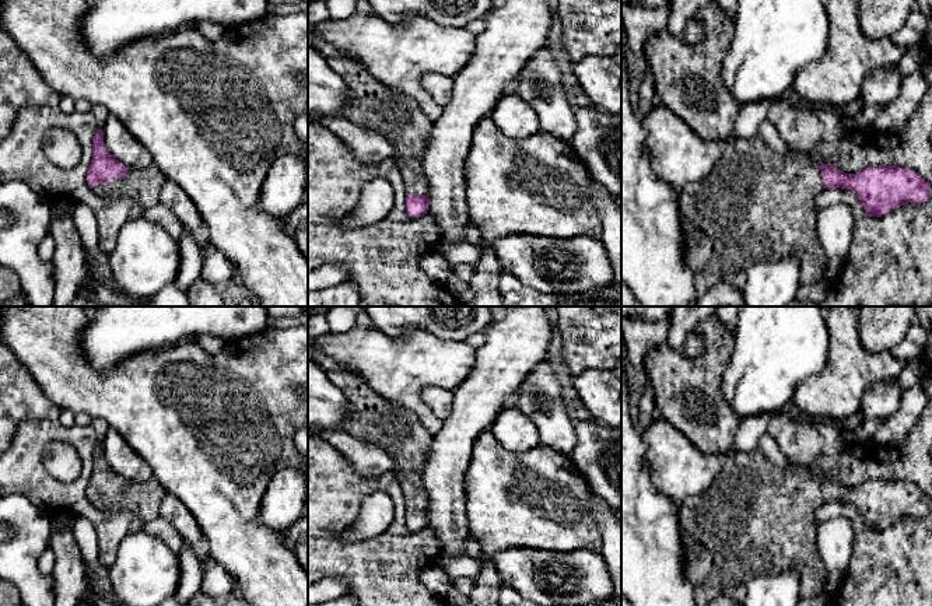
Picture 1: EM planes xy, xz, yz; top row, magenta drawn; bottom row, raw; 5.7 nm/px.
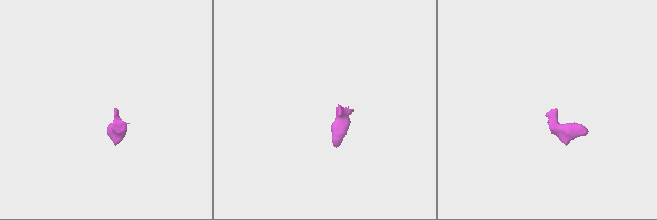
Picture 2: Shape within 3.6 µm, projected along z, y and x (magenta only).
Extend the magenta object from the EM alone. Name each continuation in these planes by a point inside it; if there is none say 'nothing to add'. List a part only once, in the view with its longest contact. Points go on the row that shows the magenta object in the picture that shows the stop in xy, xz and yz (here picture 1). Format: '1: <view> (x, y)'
1: xy (143, 185)

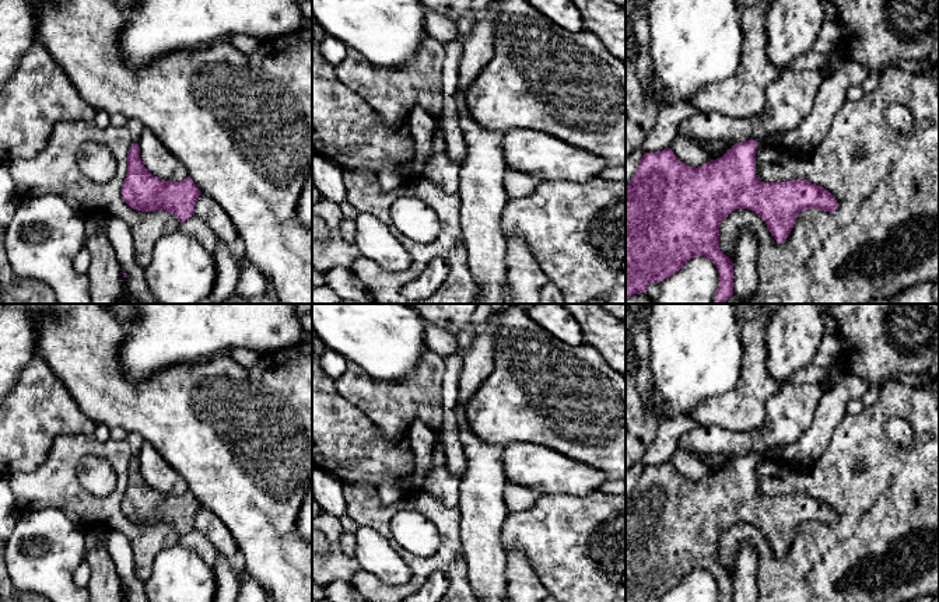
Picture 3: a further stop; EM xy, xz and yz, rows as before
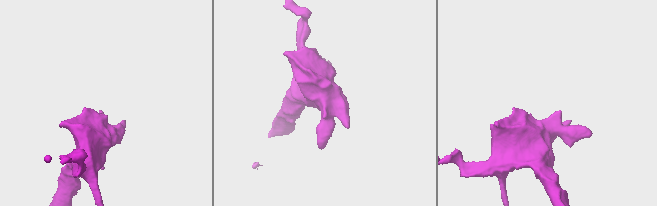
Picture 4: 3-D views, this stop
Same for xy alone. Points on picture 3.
nothing to add

